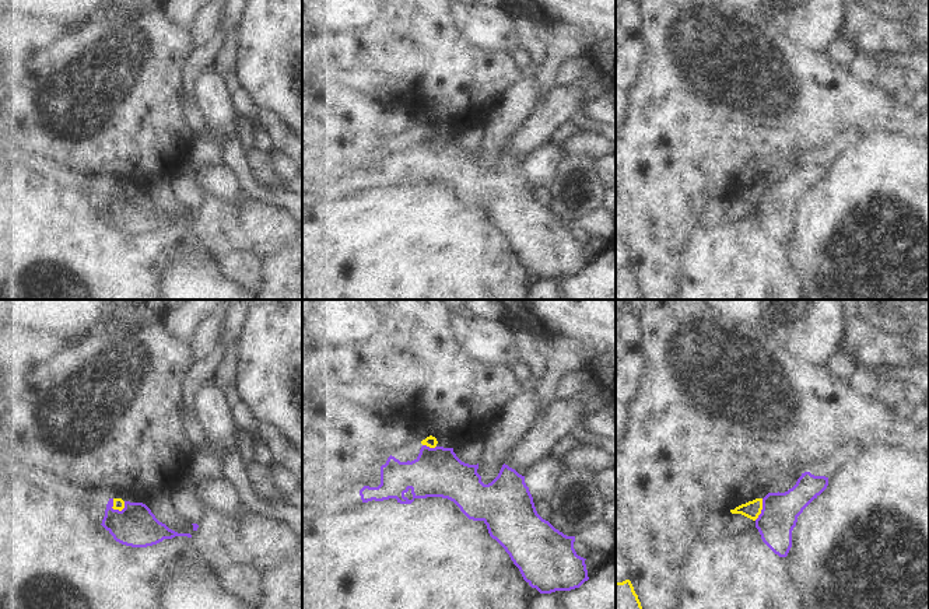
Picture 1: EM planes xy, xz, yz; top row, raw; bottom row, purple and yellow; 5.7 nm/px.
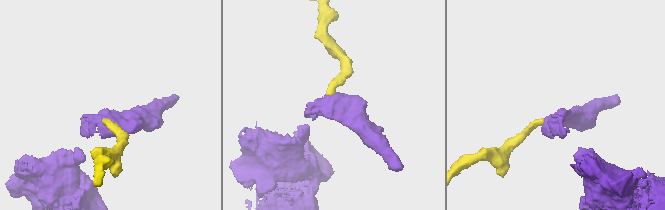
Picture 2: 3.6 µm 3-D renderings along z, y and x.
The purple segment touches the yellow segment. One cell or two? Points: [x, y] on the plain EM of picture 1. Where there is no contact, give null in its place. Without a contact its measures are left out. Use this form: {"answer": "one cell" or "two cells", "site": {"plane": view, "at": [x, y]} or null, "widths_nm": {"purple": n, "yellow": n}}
{"answer": "two cells", "site": {"plane": "xy", "at": [115, 196]}, "widths_nm": {"purple": 240, "yellow": 60}}

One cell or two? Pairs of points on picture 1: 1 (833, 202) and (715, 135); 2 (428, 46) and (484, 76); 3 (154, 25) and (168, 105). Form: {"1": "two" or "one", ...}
{"1": "two", "2": "one", "3": "one"}

